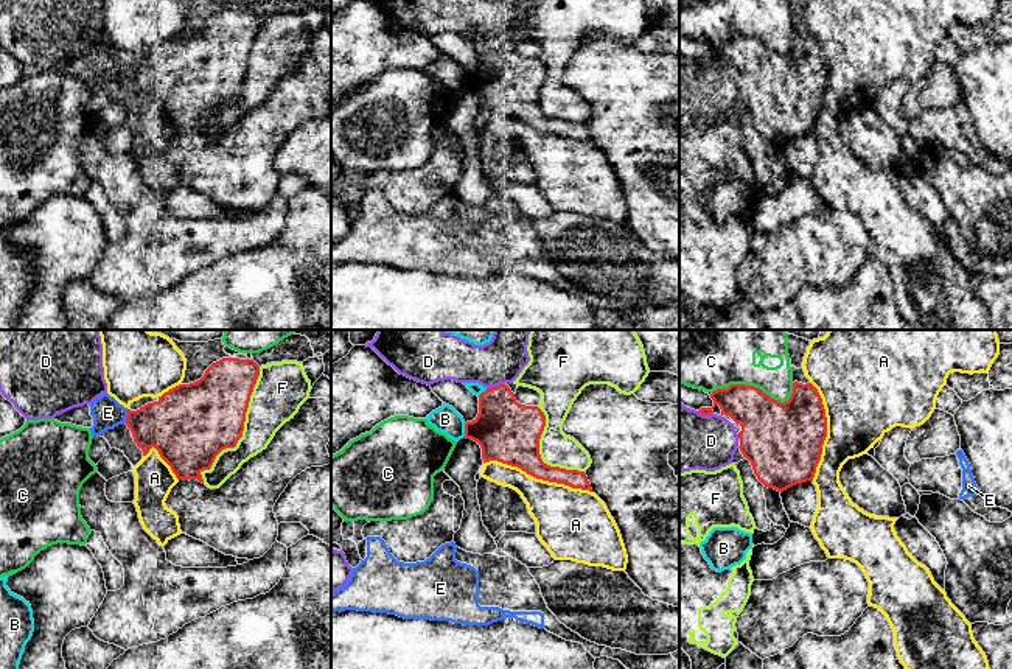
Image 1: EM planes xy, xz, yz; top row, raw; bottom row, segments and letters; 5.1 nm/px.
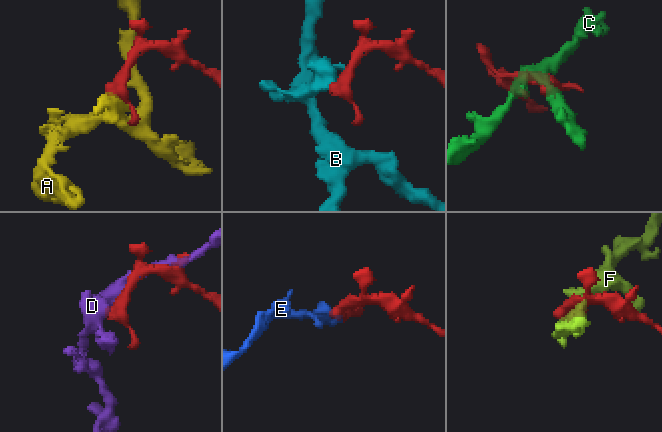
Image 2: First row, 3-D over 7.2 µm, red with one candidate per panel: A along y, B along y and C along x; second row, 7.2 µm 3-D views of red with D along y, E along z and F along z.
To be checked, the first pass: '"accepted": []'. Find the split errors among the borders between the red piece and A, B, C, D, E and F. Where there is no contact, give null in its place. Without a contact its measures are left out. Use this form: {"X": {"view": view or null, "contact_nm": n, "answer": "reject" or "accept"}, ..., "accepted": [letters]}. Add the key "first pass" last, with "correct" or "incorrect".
{"A": {"view": "xz", "contact_nm": 600, "answer": "reject"}, "B": {"view": "xz", "contact_nm": 70, "answer": "reject"}, "C": {"view": "yz", "contact_nm": 420, "answer": "reject"}, "D": {"view": "xz", "contact_nm": 100, "answer": "reject"}, "E": {"view": "xy", "contact_nm": 70, "answer": "reject"}, "F": {"view": "xy", "contact_nm": 650, "answer": "reject"}, "accepted": [], "first pass": "correct"}

